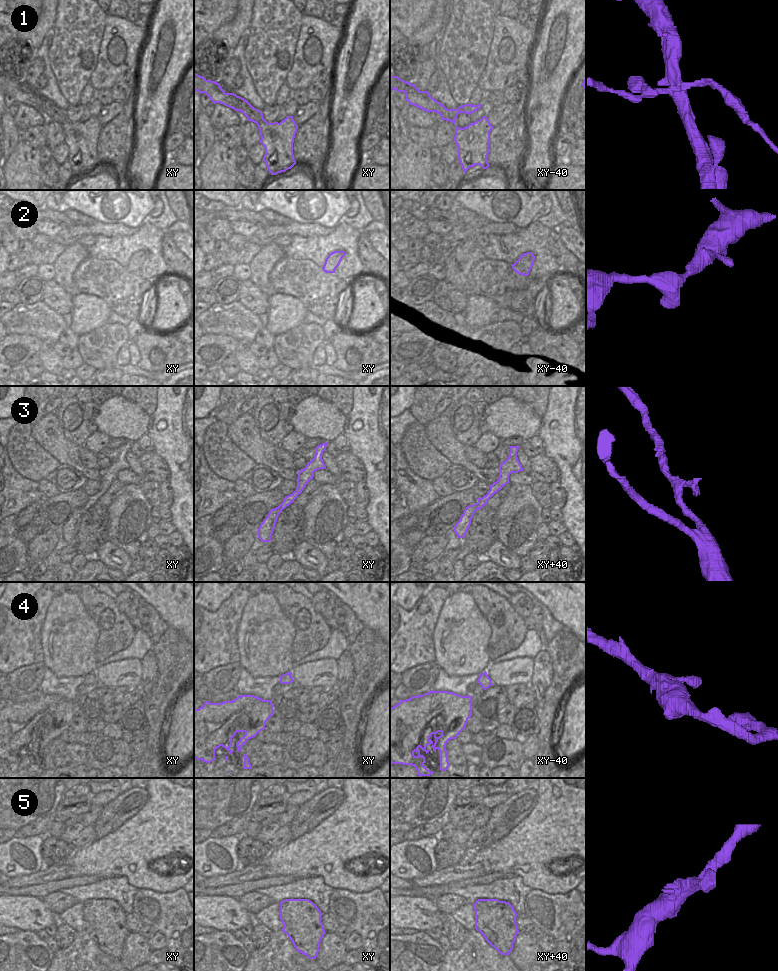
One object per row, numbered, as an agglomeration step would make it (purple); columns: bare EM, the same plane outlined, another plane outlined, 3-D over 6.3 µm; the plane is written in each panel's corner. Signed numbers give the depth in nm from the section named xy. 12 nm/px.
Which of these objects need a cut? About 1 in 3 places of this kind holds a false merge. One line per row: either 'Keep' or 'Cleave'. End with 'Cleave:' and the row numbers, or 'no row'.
1: Cleave
2: Keep
3: Keep
4: Keep
5: Keep
Cleave: 1.

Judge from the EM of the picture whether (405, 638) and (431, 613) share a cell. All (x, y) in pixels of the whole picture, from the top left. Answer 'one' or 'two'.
one

